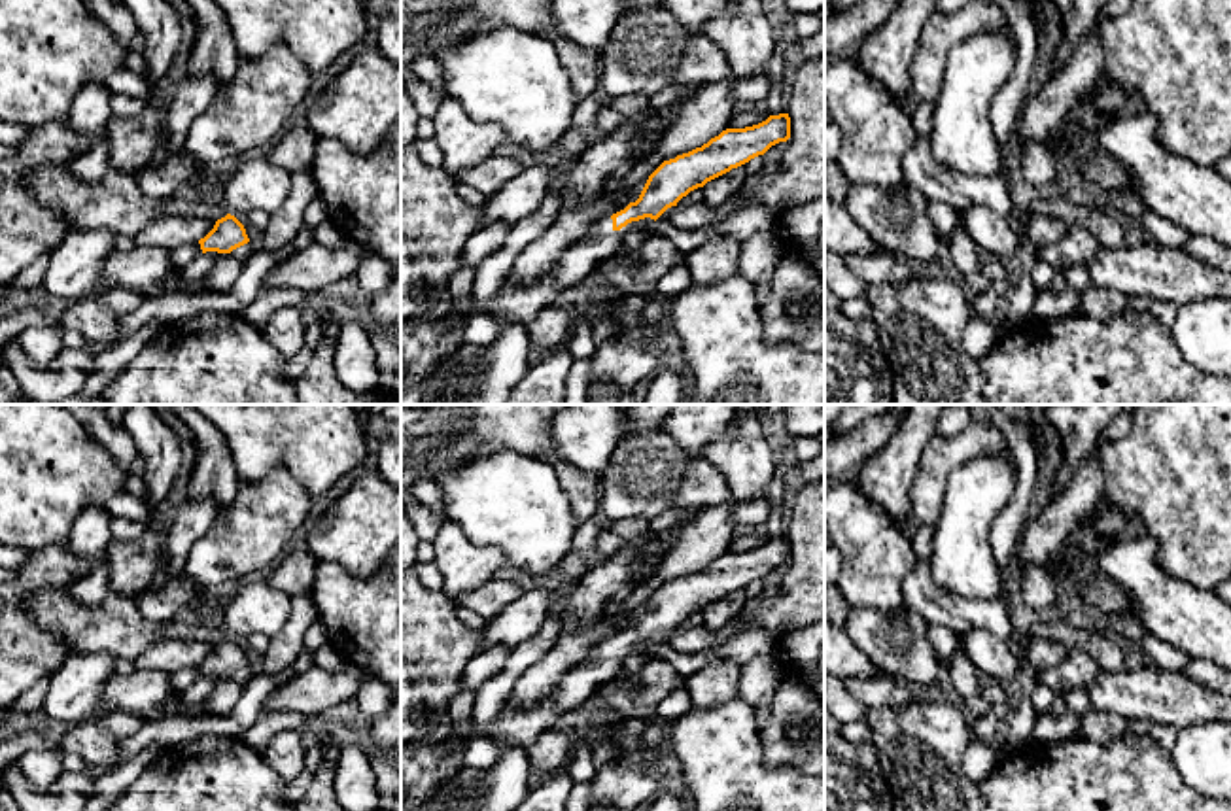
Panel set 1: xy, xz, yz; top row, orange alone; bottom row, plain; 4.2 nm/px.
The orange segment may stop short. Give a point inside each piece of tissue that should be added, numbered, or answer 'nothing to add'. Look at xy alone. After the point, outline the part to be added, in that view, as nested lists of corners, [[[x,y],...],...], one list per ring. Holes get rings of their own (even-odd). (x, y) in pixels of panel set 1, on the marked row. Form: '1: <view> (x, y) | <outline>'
1: xy (180, 256) | [[[199,242],[170,250],[170,259],[172,259],[174,270],[185,267],[189,261],[193,261],[200,253],[202,253],[202,250],[200,250]]]

